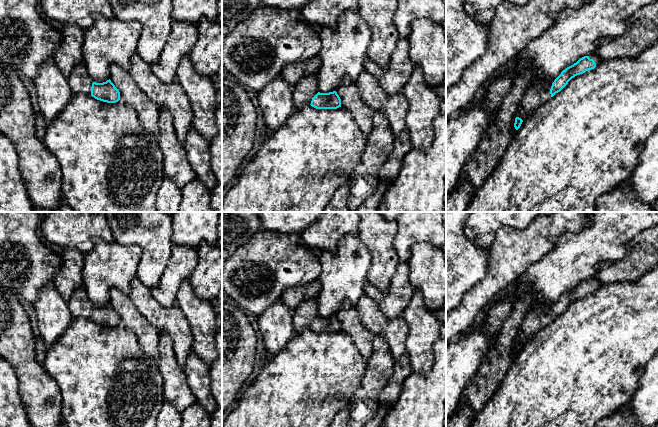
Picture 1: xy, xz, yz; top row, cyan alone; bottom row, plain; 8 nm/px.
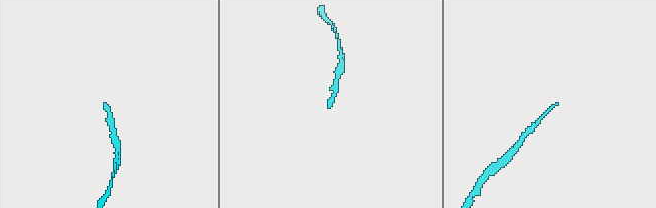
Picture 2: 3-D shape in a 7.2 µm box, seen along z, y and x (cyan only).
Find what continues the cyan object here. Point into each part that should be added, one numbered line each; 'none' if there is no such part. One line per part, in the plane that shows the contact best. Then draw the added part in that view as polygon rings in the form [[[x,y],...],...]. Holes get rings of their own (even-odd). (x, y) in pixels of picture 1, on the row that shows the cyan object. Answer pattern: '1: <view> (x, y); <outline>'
1: yz (538, 93); [[[543,79],[541,82],[530,85],[522,97],[519,111],[522,120],[551,98],[550,89],[554,80]]]

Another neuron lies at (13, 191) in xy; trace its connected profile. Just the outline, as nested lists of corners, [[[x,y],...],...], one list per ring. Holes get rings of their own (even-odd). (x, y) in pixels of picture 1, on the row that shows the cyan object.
[[[0,131],[0,212],[34,212],[11,140]]]

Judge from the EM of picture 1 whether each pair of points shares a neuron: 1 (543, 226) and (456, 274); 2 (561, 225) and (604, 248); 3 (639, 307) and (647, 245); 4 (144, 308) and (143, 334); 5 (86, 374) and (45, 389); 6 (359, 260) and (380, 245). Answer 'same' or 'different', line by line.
1: different
2: different
3: different
4: different
5: different
6: different

